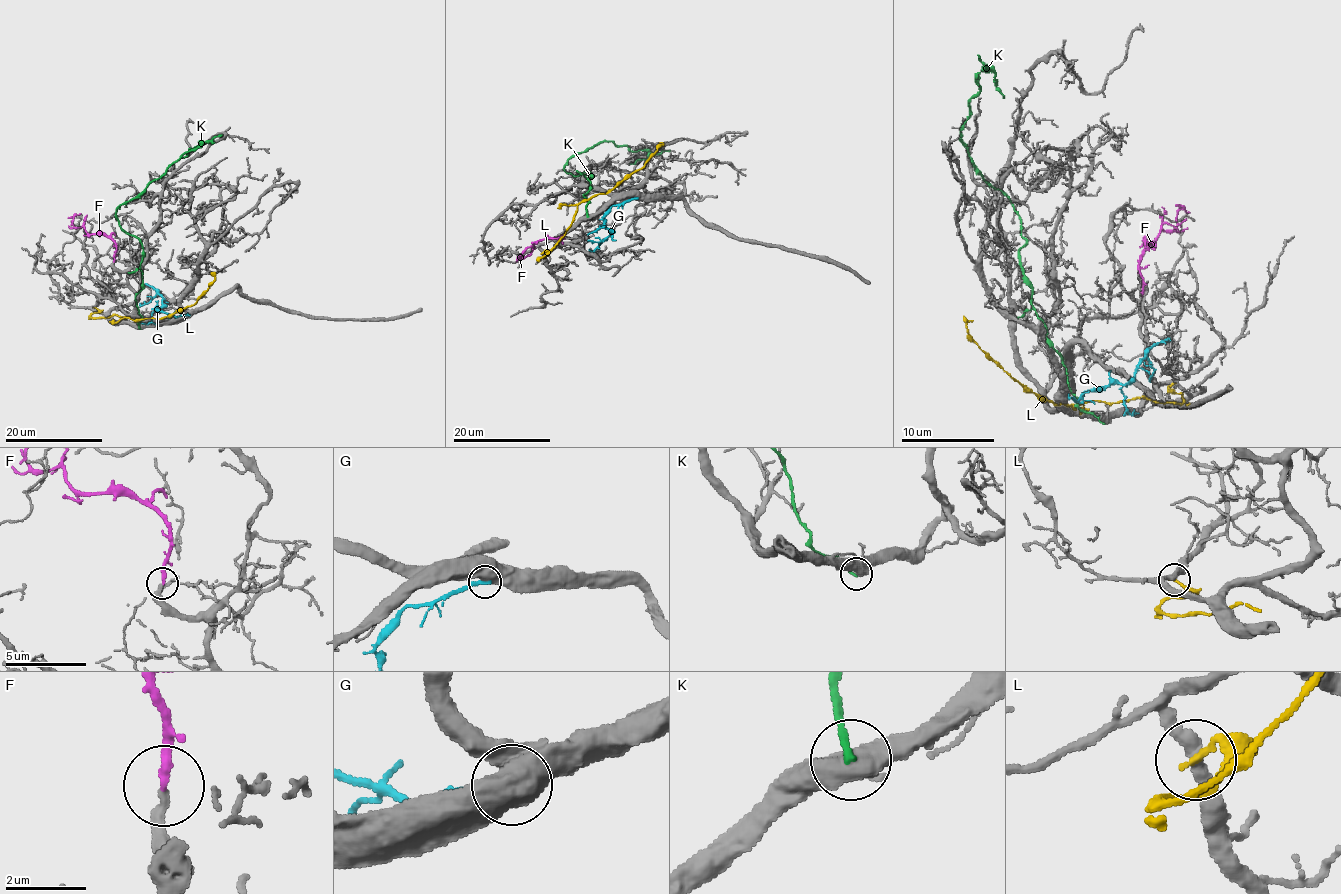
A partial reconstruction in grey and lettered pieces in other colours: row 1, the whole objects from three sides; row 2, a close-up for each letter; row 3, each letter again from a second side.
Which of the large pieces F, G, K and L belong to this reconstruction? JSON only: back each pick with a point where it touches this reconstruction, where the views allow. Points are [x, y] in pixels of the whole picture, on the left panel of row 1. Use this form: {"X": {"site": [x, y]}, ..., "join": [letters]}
{"F": {"site": [113, 261]}, "join": ["F"]}

